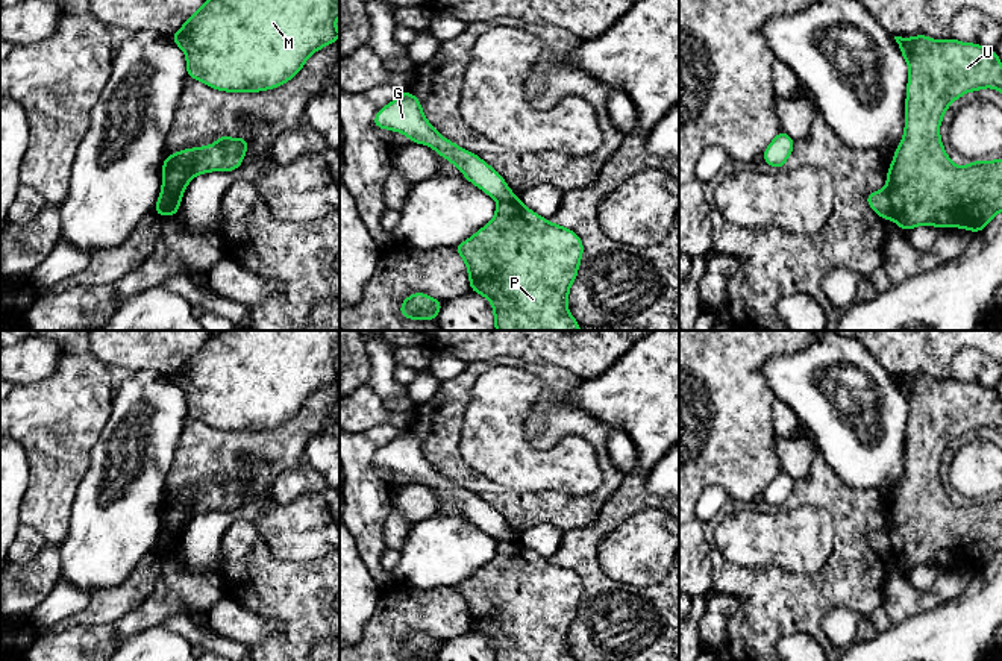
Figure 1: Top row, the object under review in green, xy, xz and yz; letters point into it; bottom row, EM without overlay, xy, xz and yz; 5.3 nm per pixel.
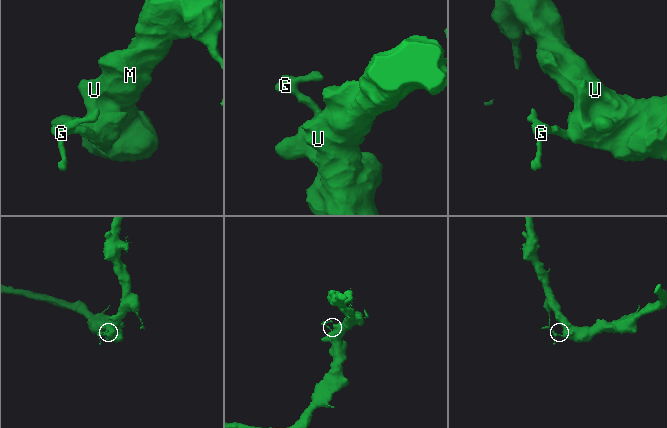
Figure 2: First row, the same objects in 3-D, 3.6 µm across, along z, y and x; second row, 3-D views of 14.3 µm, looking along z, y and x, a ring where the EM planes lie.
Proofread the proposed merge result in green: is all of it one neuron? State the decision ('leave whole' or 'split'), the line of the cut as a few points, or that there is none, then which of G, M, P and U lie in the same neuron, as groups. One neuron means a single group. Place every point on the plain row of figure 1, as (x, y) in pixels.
split | yz (886, 528), (890, 537), (892, 555) | G / M P U

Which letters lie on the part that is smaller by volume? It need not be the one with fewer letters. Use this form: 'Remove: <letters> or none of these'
Remove: G

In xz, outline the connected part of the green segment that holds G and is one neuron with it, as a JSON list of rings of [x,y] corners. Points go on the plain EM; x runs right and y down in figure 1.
[[[403,431],[396,440],[385,444],[373,458],[379,468],[405,473],[415,484],[431,485],[440,496],[458,506],[464,517],[481,528],[499,543],[515,540],[505,518],[478,494],[458,487],[443,478],[424,458],[420,440]]]

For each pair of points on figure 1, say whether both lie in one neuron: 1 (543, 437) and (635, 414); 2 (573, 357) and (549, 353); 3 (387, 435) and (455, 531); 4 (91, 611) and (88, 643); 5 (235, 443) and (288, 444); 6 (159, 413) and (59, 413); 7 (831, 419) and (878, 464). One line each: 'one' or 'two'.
1: two
2: one
3: two
4: two
5: one
6: two
7: one

